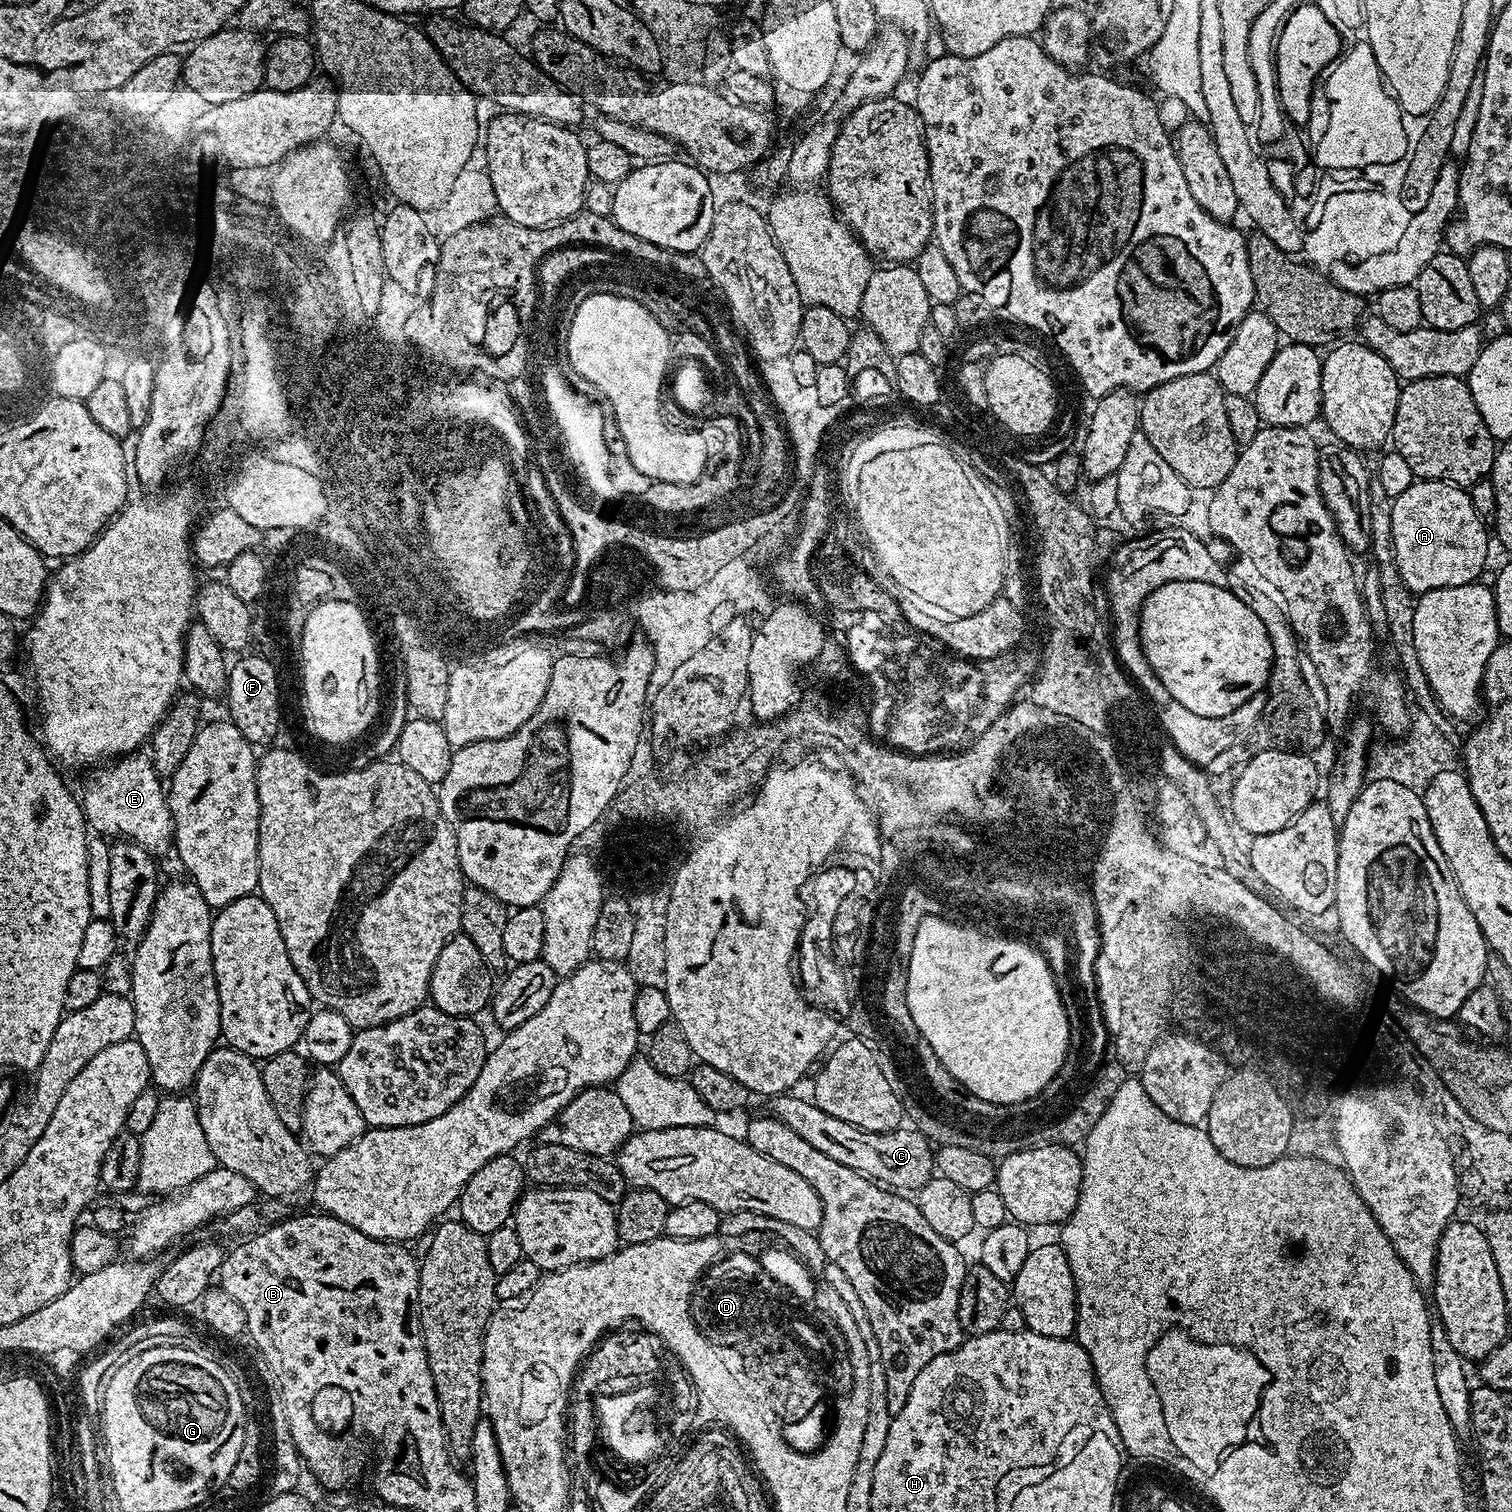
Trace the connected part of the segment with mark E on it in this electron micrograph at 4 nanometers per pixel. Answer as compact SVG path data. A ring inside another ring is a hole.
M144 750L130 752L93 772L96 773L85 782L82 795L84 819L93 833L134 841L150 853L174 840L176 827L166 803L166 788L163 783L160 785L160 776Z

